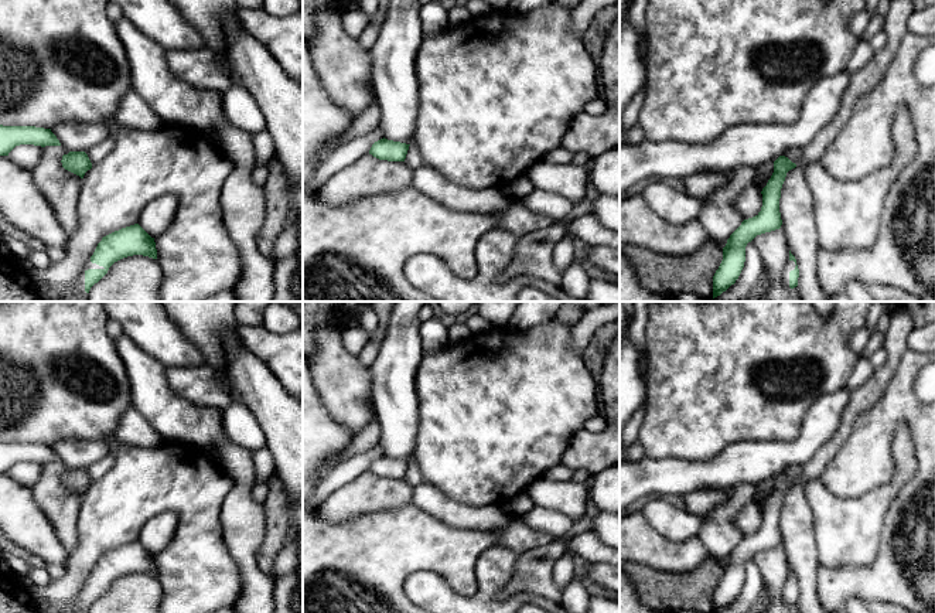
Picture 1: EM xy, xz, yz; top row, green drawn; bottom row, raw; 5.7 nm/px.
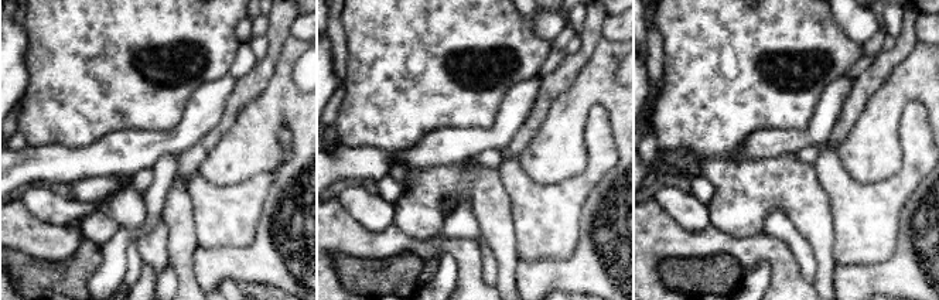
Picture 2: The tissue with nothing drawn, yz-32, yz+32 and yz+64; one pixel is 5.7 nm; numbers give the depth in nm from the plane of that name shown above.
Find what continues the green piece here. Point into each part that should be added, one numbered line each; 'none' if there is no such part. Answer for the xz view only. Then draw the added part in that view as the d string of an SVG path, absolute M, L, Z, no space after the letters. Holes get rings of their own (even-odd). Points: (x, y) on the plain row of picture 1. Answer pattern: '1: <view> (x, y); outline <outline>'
none

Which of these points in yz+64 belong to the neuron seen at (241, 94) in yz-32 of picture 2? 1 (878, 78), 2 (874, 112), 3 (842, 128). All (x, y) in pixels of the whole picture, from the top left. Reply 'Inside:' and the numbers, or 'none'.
Inside: 1, 3

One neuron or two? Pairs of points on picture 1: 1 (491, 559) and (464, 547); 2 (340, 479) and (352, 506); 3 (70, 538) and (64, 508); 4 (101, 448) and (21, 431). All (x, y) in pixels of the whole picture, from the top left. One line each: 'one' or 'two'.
1: two
2: two
3: one
4: two

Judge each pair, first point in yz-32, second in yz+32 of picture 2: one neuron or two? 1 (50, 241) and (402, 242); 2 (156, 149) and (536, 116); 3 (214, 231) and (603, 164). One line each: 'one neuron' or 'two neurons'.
1: one neuron
2: two neurons
3: one neuron

